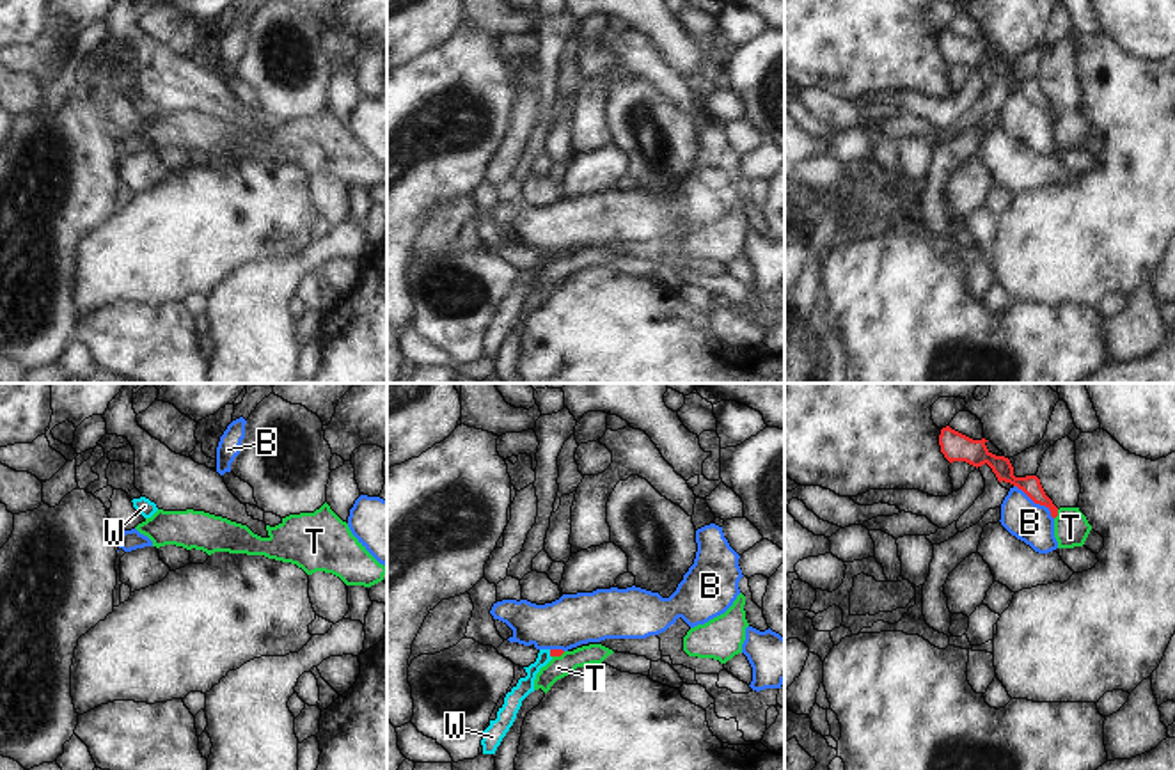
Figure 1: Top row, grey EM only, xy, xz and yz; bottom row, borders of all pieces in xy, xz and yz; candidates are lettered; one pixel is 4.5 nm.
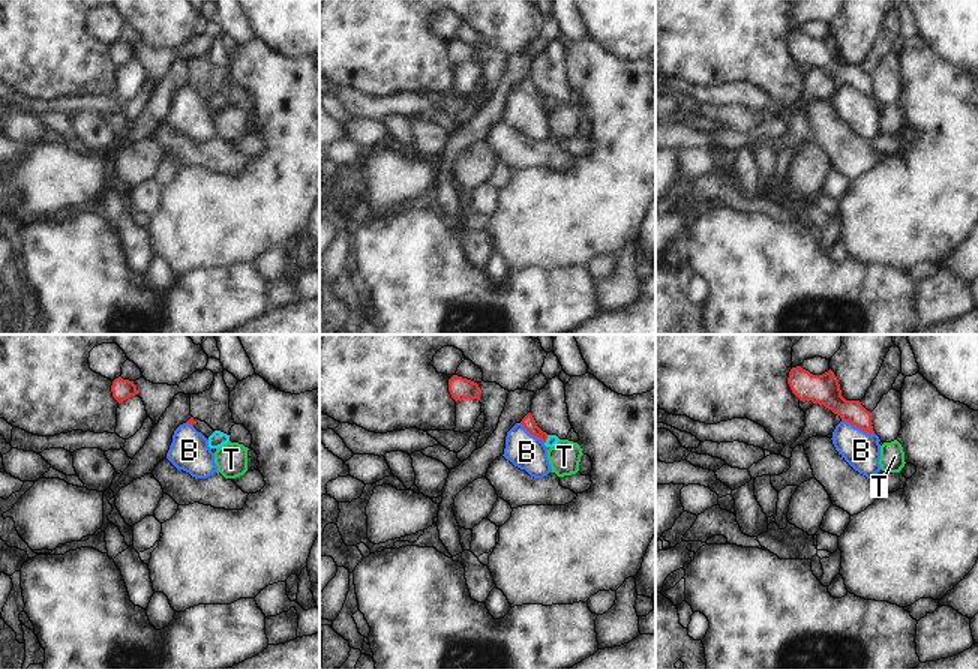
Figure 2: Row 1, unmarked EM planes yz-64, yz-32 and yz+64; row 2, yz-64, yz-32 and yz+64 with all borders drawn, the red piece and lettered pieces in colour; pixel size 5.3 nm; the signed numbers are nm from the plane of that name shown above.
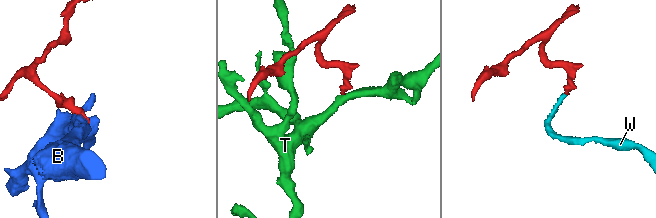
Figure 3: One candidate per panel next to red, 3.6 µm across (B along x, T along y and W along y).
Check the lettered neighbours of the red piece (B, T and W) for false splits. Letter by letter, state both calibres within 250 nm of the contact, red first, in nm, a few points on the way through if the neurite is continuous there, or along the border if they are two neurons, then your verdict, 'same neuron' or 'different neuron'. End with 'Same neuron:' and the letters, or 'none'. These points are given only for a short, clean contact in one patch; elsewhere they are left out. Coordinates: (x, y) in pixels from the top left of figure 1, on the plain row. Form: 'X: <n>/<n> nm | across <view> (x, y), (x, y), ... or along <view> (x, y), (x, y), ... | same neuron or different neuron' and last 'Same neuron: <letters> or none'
B: 90/180 nm | along yz (1014, 87), (1042, 107), (1053, 121) | different neuron
T: 90/160 nm | along yz (1058, 112), (1055, 121) | different neuron
W: 30/80 nm | across xz (552, 254), (551, 256), (531, 274), (526, 288) | same neuron
Same neuron: W

